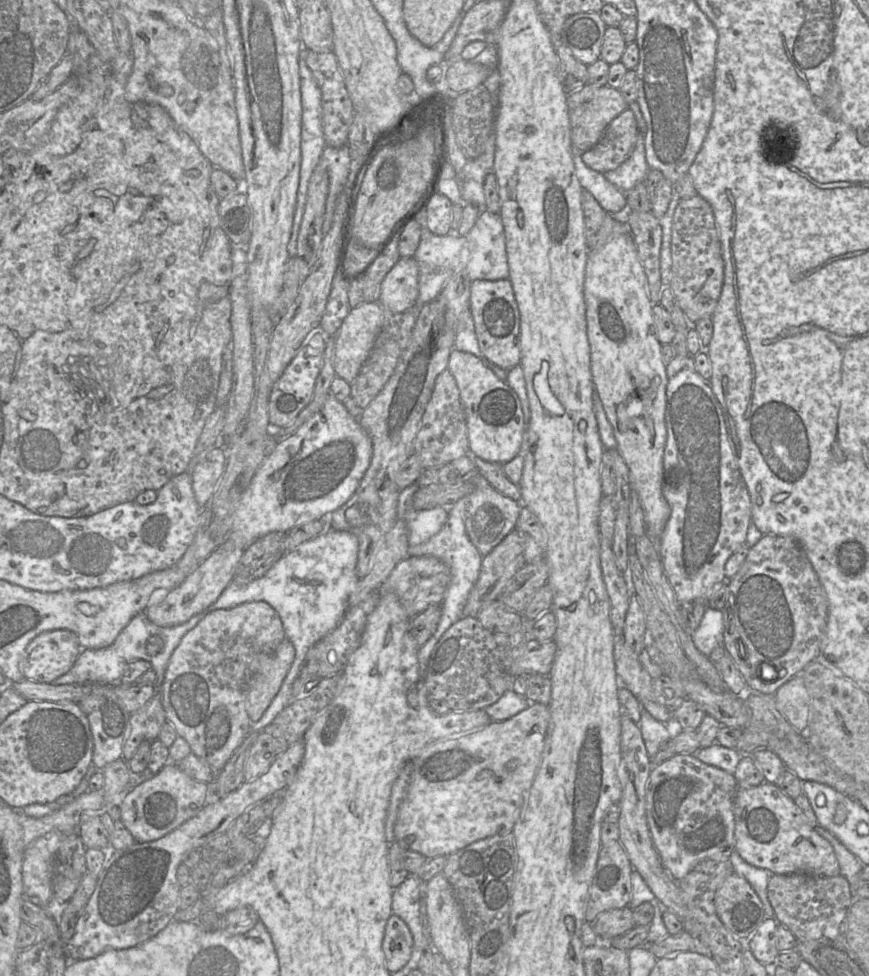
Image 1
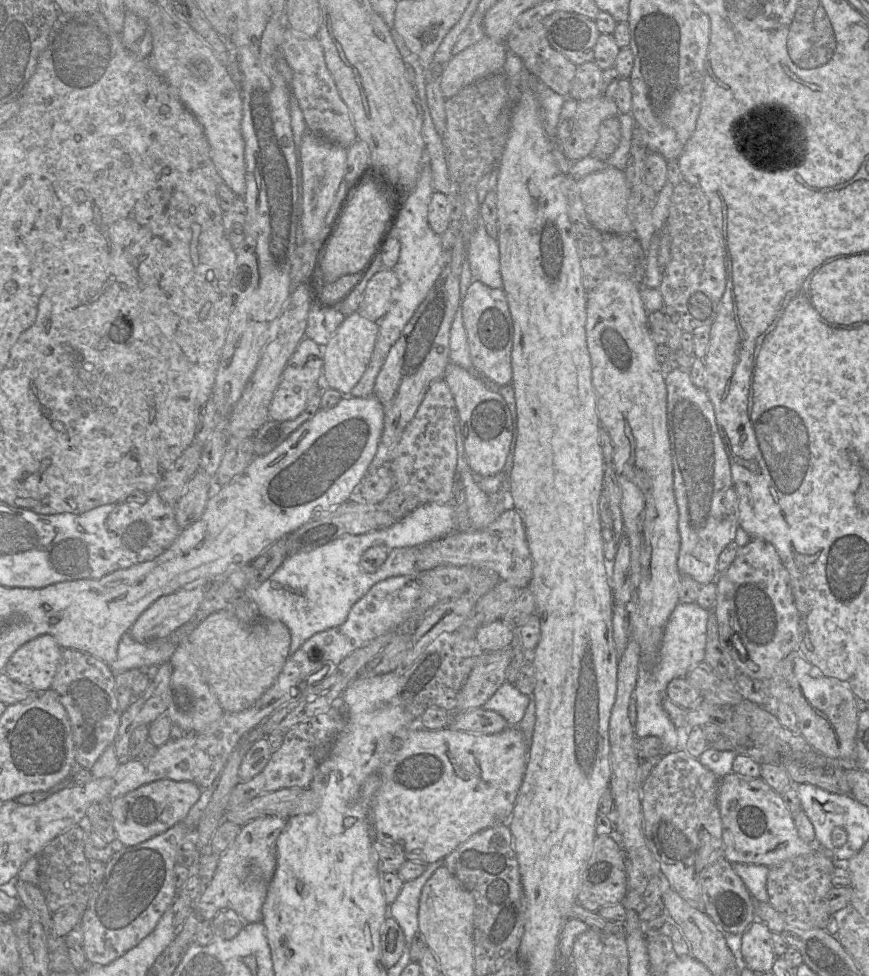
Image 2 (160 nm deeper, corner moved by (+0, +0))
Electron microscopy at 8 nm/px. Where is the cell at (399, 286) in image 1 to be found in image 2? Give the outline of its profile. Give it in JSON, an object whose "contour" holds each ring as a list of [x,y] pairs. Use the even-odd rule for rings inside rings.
{"contour":[[[382,269],[368,281],[359,310],[365,317],[379,322],[392,304],[392,293],[400,286],[393,269]]]}

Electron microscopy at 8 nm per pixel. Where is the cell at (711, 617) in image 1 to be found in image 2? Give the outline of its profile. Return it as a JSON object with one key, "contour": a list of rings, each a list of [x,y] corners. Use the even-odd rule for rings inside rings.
{"contour":[[[679,602],[666,623],[656,661],[653,664],[643,664],[641,655],[637,683],[633,693],[637,711],[634,733],[637,738],[659,737],[664,744],[665,753],[685,749],[682,731],[673,724],[663,709],[662,703],[667,697],[666,689],[671,680],[686,677],[691,670],[705,660],[709,612],[697,603]]]}

